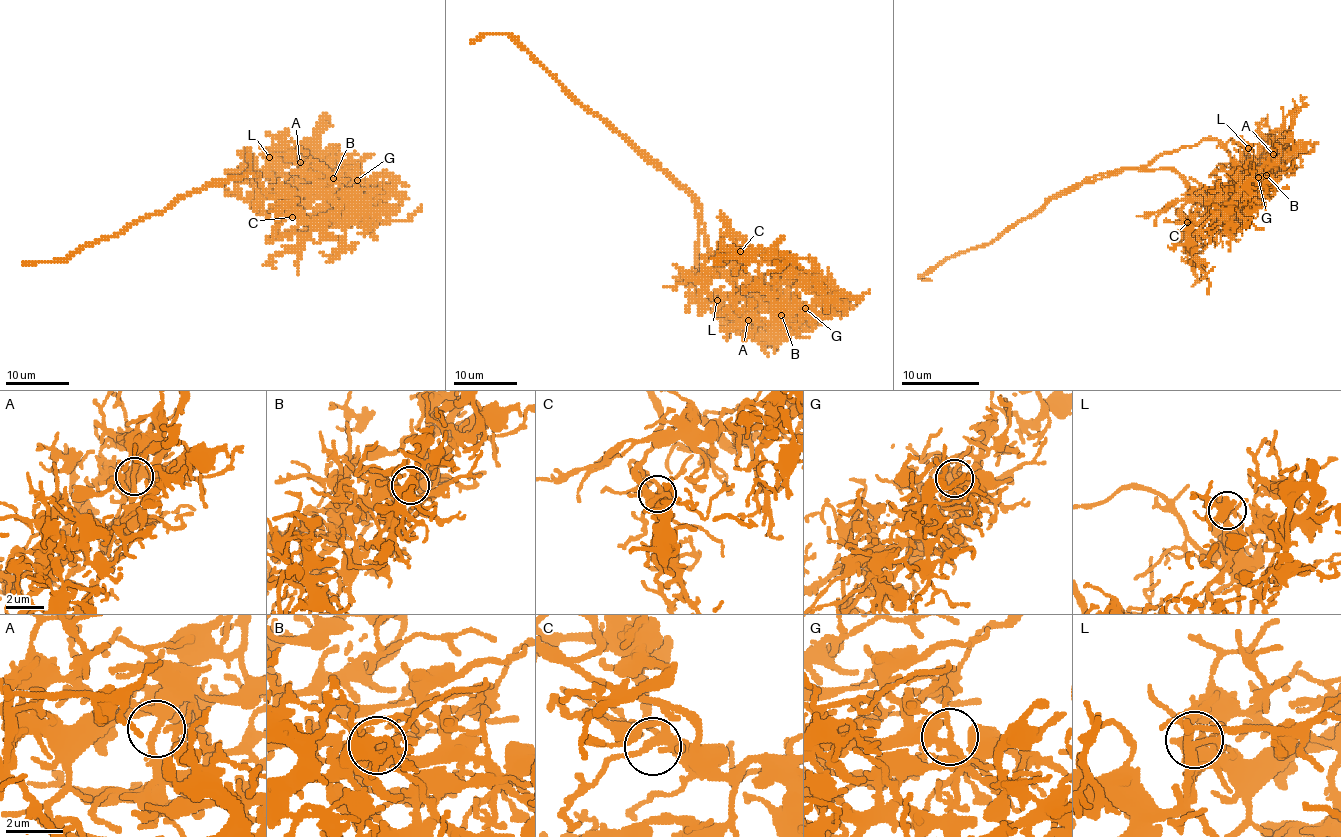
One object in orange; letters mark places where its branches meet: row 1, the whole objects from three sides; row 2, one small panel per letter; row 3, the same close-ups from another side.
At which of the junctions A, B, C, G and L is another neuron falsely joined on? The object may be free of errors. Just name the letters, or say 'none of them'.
A

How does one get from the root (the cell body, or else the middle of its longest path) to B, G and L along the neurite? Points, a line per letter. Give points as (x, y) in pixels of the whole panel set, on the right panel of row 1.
B: (1113, 175), (1125, 169), (1174, 169), (1189, 191), (1189, 198), (1193, 195), (1228, 195), (1240, 185), (1265, 175)
G: (1113, 175), (1125, 169), (1174, 169), (1189, 198), (1228, 195), (1258, 177)
L: (1113, 175), (1146, 167), (1164, 154), (1203, 140), (1217, 140), (1248, 167), (1248, 148)

